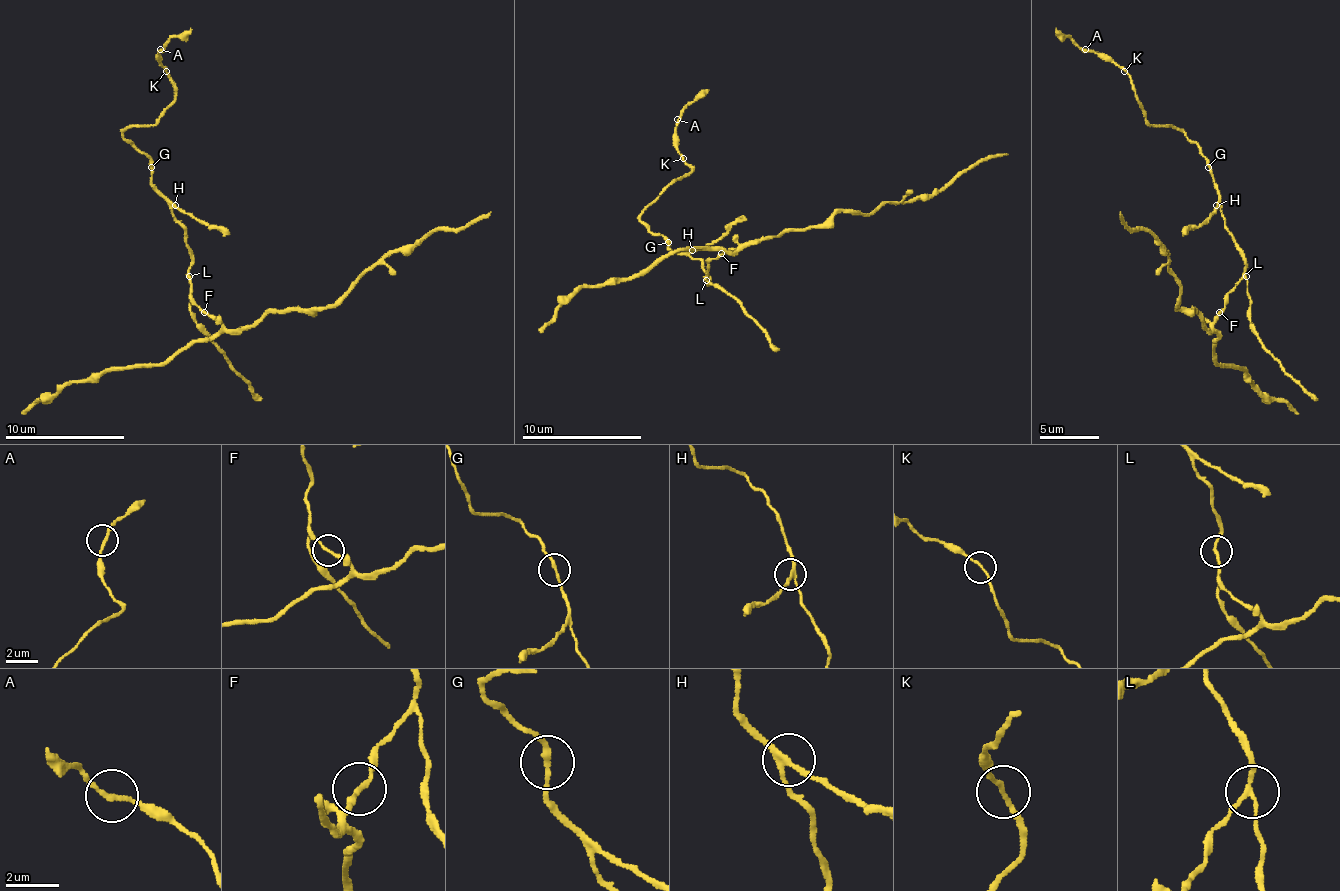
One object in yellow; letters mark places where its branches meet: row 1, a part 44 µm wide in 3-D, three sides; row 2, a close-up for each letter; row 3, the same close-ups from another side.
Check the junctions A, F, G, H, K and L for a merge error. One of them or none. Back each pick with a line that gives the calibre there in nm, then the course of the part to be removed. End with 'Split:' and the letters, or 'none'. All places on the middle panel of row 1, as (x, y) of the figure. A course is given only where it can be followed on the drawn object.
L: Thickness 150 nm. Course of the part to remove: (706, 280), (706, 283), (715, 283), (766, 334), (775, 352)
Split: L

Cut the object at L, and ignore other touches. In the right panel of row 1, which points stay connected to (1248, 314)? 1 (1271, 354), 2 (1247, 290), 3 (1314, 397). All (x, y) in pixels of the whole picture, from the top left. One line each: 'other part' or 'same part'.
1: same part
2: same part
3: same part

